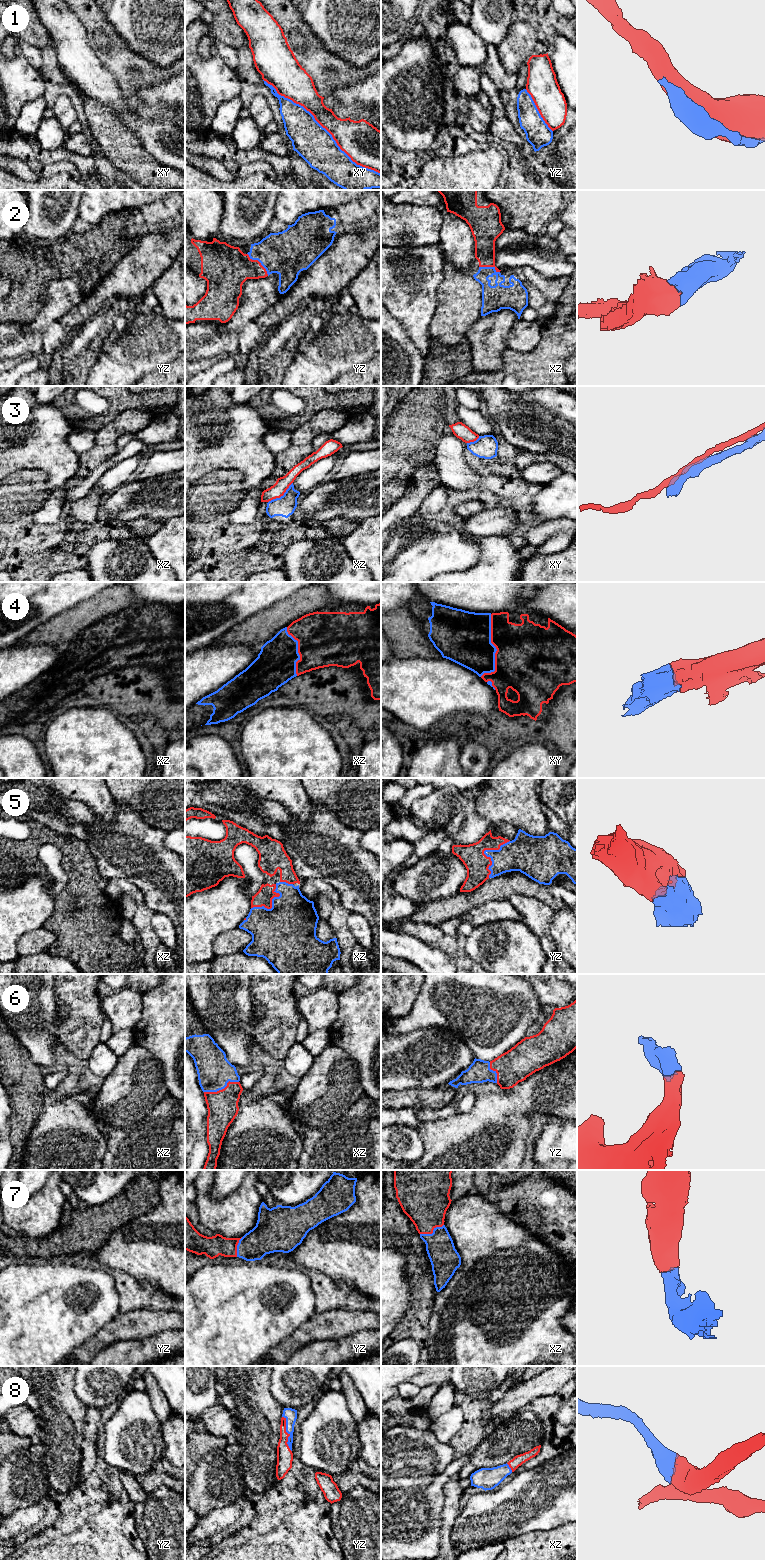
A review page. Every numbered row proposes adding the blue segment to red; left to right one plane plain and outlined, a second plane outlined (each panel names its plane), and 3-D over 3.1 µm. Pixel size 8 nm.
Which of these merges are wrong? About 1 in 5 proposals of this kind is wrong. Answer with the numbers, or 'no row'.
1, 3

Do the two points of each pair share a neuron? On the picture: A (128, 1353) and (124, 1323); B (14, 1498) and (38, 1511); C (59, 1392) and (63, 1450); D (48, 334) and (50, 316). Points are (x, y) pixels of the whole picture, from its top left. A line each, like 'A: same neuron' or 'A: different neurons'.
A: different neurons
B: different neurons
C: same neuron
D: different neurons

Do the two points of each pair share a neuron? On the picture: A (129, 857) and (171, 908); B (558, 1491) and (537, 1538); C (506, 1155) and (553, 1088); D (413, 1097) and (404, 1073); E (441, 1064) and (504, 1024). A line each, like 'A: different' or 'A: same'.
A: same
B: different
C: same
D: different
E: different

